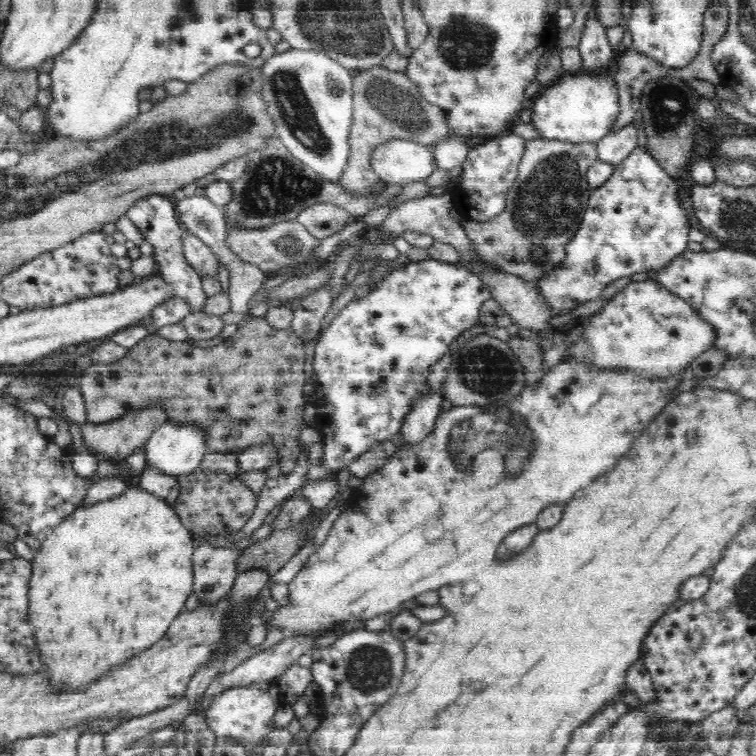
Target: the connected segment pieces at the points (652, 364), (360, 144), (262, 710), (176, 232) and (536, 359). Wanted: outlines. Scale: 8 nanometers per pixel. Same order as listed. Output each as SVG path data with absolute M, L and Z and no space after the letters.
M654 278L628 281L603 306L598 314L590 316L590 326L564 360L590 363L601 370L609 368L665 378L686 371L690 362L716 342L716 331L687 302Z
M381 66L368 68L368 71L356 70L352 76L352 100L352 172L343 177L345 191L353 196L378 194L382 192L381 187L386 187L371 166L372 152L380 144L401 139L432 147L450 136L444 112L420 94L405 71L394 72Z
M256 680L252 684L232 686L216 694L203 713L206 724L216 737L229 737L253 748L256 744L262 745L263 738L277 728L273 718L280 707L280 689L274 681Z
M152 195L150 198L139 200L138 203L134 204L124 214L142 232L145 240L152 245L154 263L159 266L161 276L172 287L175 296L188 300L188 304L192 306L193 312L202 312L204 310L204 301L208 296L203 290L201 276L192 268L192 265L184 256L184 247L182 247L182 224L175 211L173 198Z
M514 335L511 336L507 344L518 358L522 368L524 368L527 385L530 387L538 385L547 371L542 366L545 352L542 351L538 342L532 338L521 339Z

